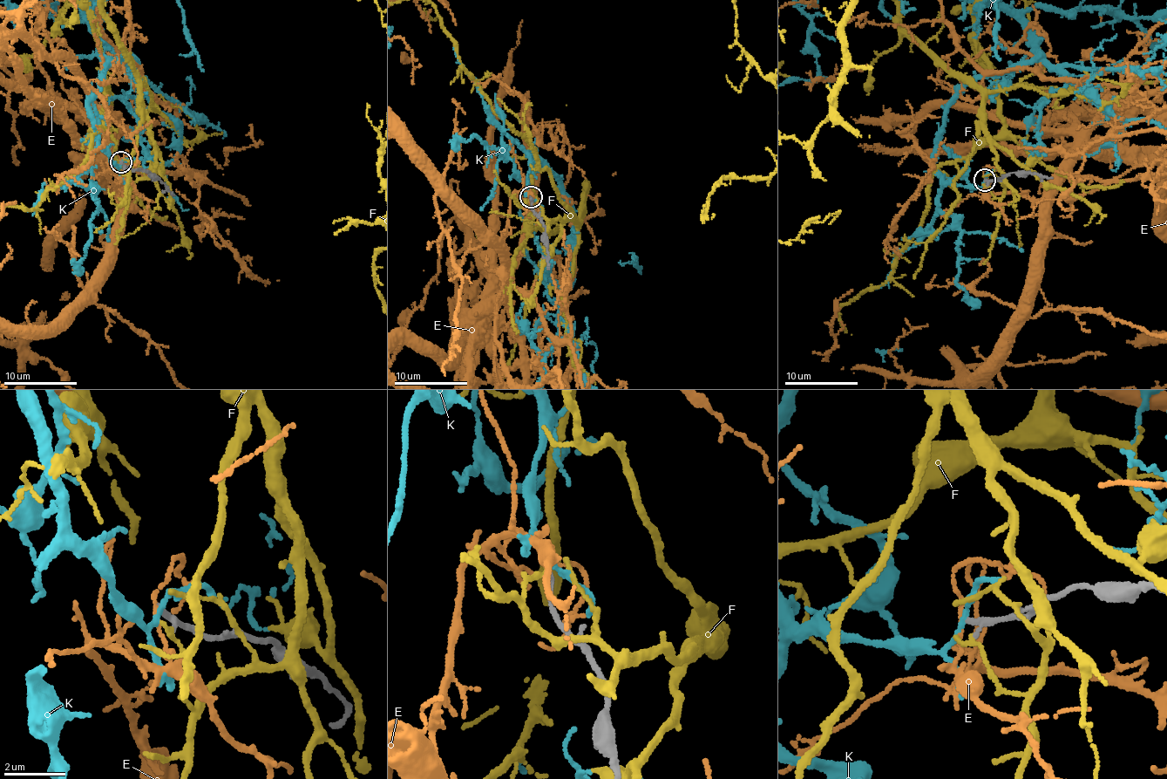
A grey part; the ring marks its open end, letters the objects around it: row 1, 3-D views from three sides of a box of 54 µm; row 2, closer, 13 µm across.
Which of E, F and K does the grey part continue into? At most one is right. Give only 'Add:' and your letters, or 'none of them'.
Add: none of them

